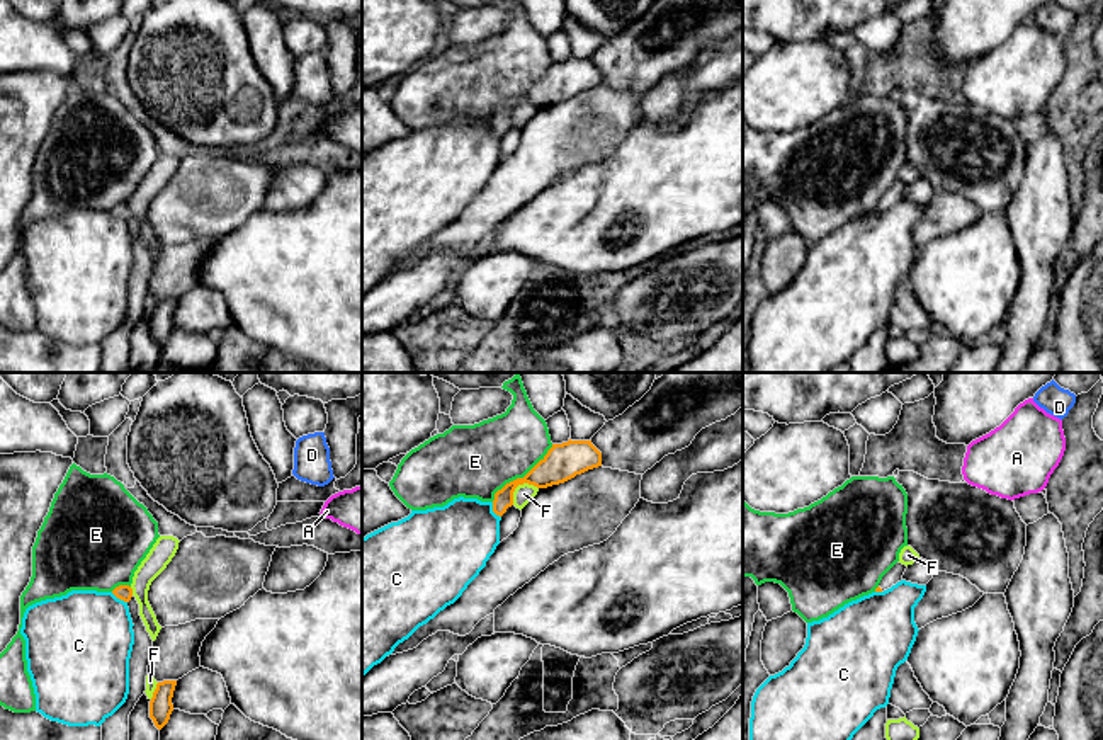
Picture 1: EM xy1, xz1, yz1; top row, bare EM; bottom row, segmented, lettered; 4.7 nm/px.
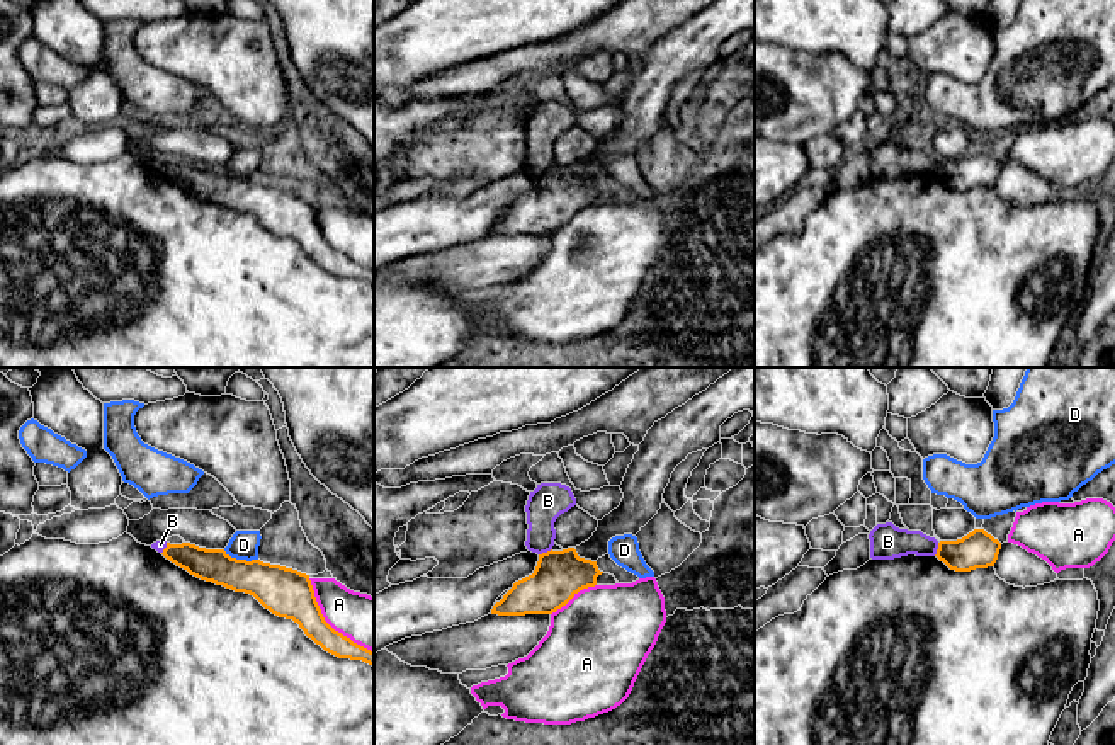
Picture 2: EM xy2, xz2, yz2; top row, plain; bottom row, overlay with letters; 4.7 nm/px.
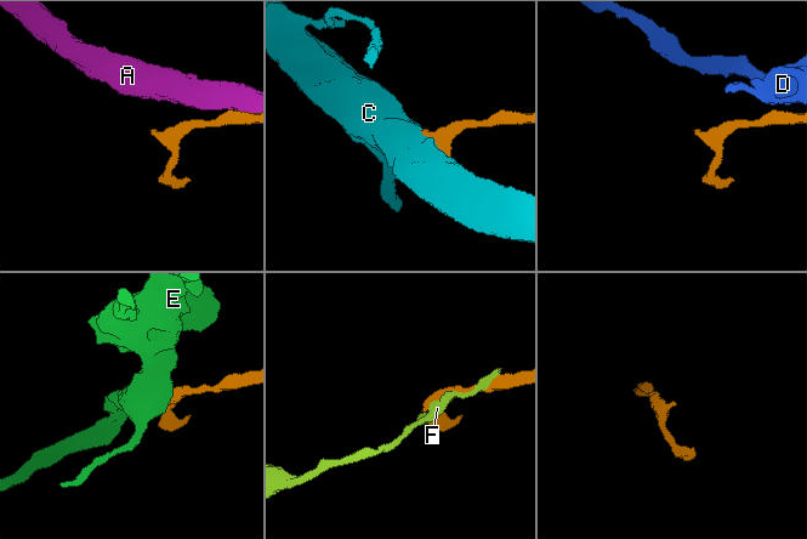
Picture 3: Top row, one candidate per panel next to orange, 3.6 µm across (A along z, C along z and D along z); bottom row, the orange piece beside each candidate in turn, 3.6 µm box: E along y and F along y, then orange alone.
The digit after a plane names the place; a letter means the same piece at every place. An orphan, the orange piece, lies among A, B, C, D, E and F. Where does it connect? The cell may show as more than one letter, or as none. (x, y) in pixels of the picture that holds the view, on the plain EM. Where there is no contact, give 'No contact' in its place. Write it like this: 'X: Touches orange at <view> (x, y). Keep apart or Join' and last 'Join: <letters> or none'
A: Touches orange at xy2 (327, 242). Keep apart
B: Touches orange at xz2 (544, 172). Keep apart
C: Touches orange at xz1 (493, 130). Keep apart
D: Touches orange at xy2 (240, 179). Keep apart
E: Touches orange at xz1 (520, 97). Keep apart
F: Touches orange at xz1 (519, 102). Keep apart
Join: none

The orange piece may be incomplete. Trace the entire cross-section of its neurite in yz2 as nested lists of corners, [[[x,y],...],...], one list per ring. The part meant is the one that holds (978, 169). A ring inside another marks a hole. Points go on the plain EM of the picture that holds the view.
[[[974,148],[957,160],[940,160],[937,177],[950,189],[971,191],[976,187],[994,185],[1001,162],[984,148]]]

